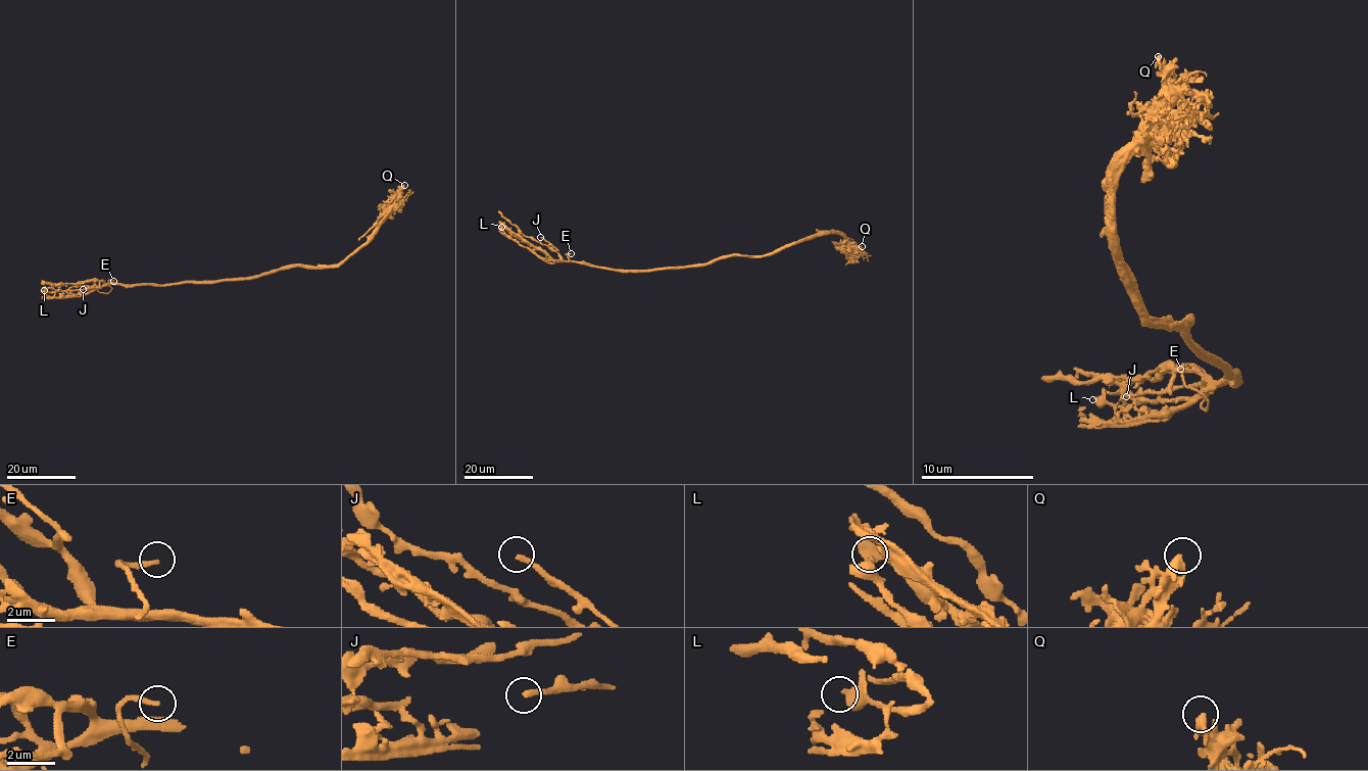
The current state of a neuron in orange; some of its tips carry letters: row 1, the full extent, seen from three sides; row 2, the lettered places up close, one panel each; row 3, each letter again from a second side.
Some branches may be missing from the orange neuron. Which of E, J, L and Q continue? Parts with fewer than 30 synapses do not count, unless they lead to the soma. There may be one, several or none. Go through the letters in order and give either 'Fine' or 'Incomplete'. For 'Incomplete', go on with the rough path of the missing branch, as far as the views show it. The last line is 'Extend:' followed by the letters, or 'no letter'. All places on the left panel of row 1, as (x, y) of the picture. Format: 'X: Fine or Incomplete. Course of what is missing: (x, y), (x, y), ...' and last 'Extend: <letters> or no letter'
E: Fine
J: Fine
L: Fine
Q: Fine
Extend: no letter

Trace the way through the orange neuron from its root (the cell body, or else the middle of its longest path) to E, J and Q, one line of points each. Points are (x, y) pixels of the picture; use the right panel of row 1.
E: (1214, 363), (1236, 382), (1208, 380), (1200, 404), (1206, 411), (1208, 402), (1185, 385), (1180, 369)
J: (1214, 363), (1233, 374), (1236, 382), (1214, 382), (1196, 371), (1177, 371), (1166, 391), (1140, 391), (1126, 396)
Q: (1214, 363), (1188, 337), (1188, 321), (1143, 311), (1115, 244), (1113, 172), (1160, 92), (1158, 56)

